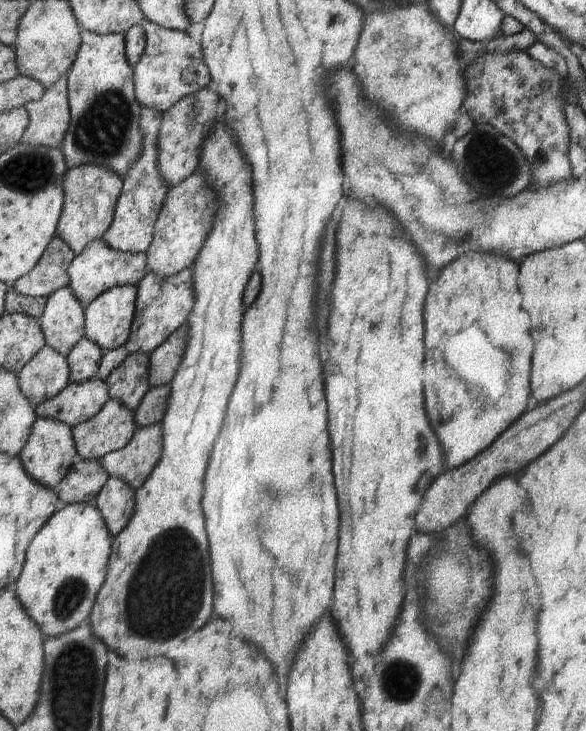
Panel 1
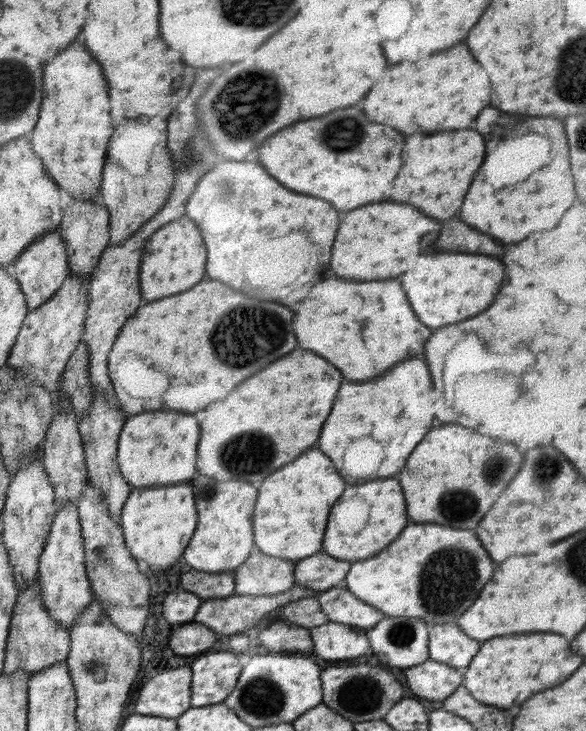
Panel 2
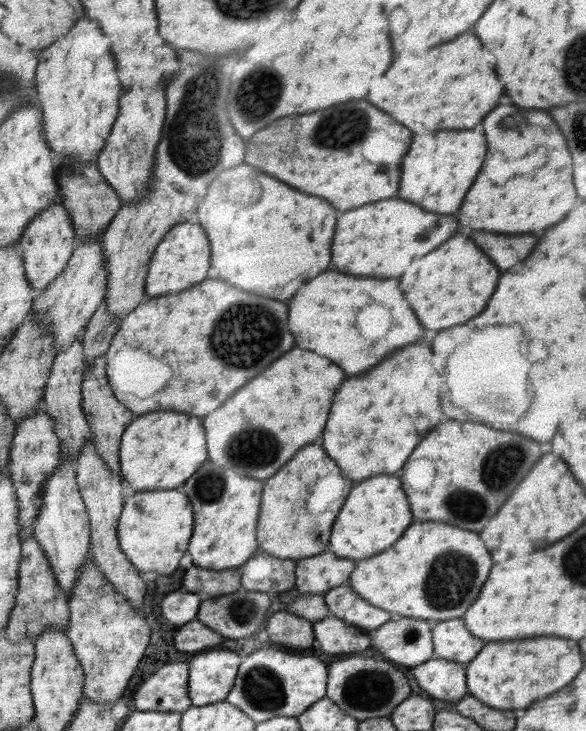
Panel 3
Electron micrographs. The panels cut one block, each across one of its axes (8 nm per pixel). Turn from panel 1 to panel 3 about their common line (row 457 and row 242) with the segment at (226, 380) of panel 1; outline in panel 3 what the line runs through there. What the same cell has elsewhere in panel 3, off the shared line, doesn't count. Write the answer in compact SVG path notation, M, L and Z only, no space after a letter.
M184 222L174 226L155 250L146 278L146 293L149 296L174 295L203 282L209 276L211 258L209 235L200 222Z

